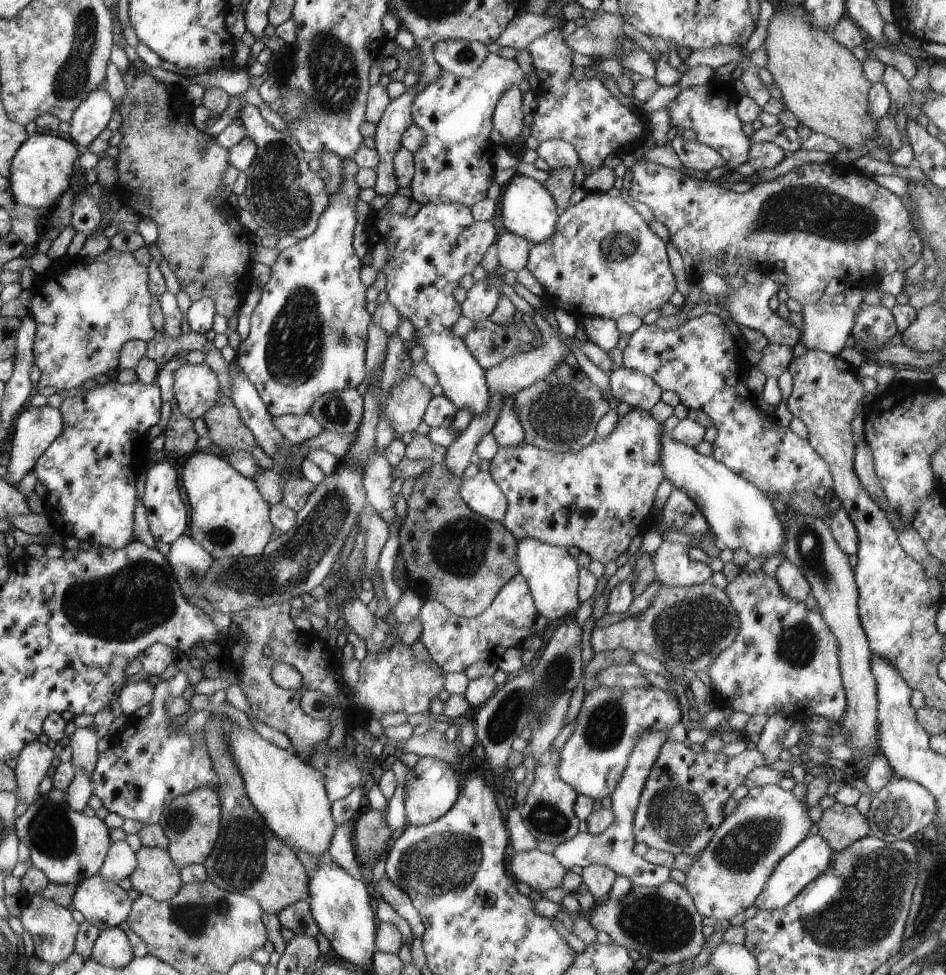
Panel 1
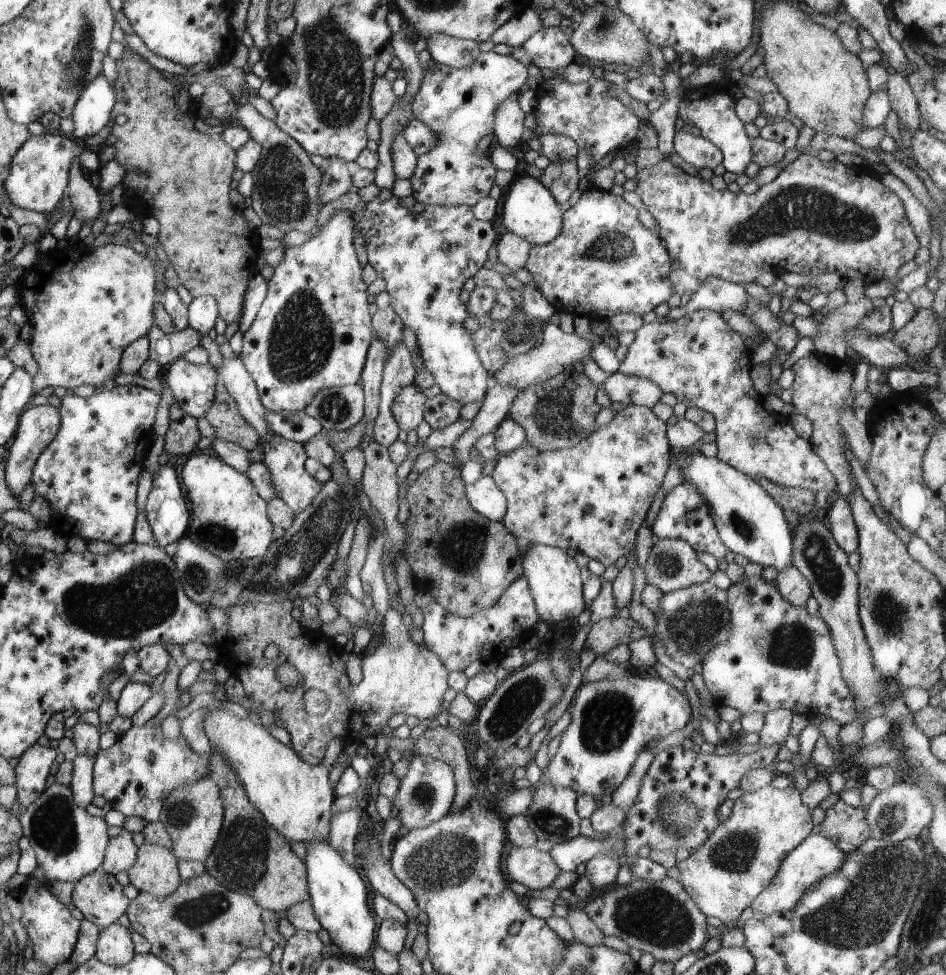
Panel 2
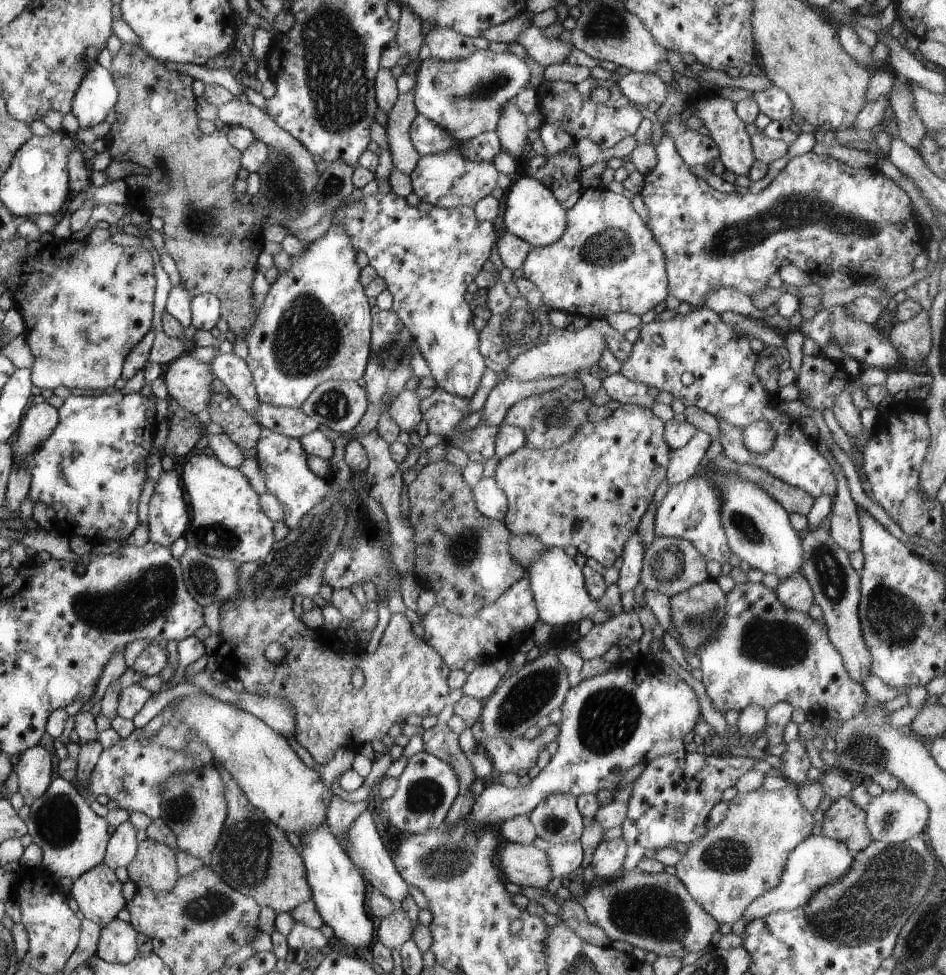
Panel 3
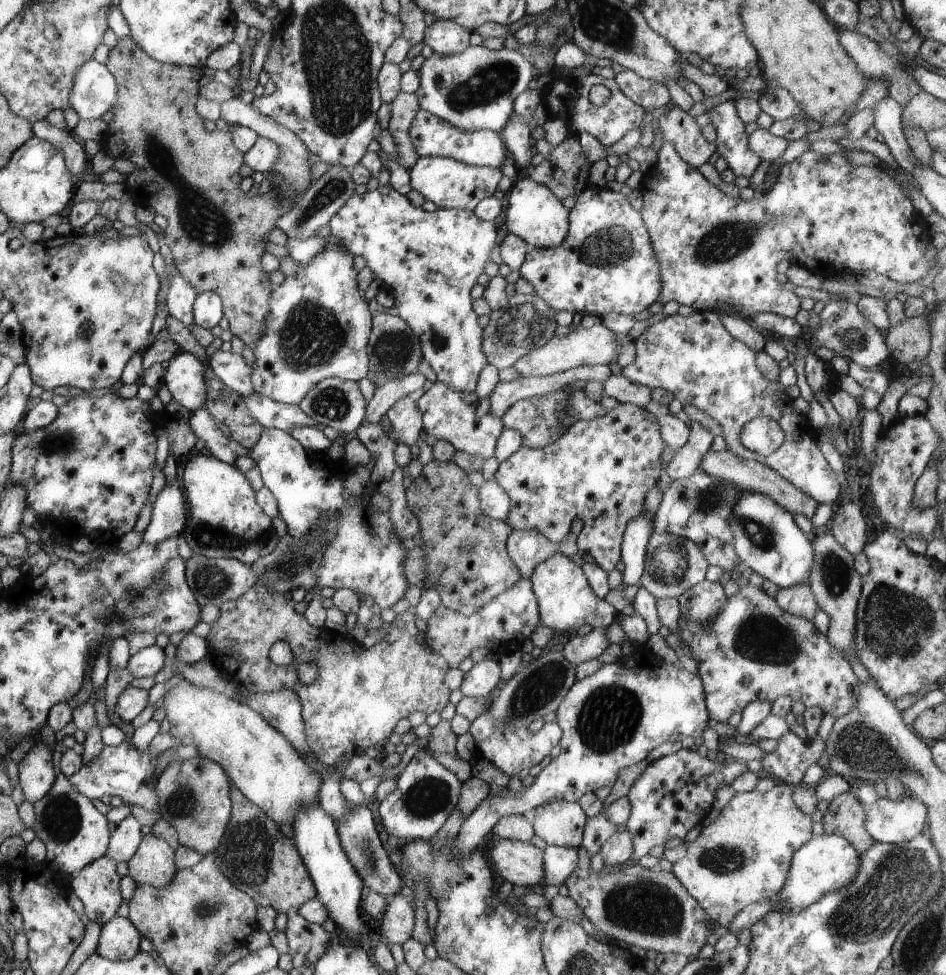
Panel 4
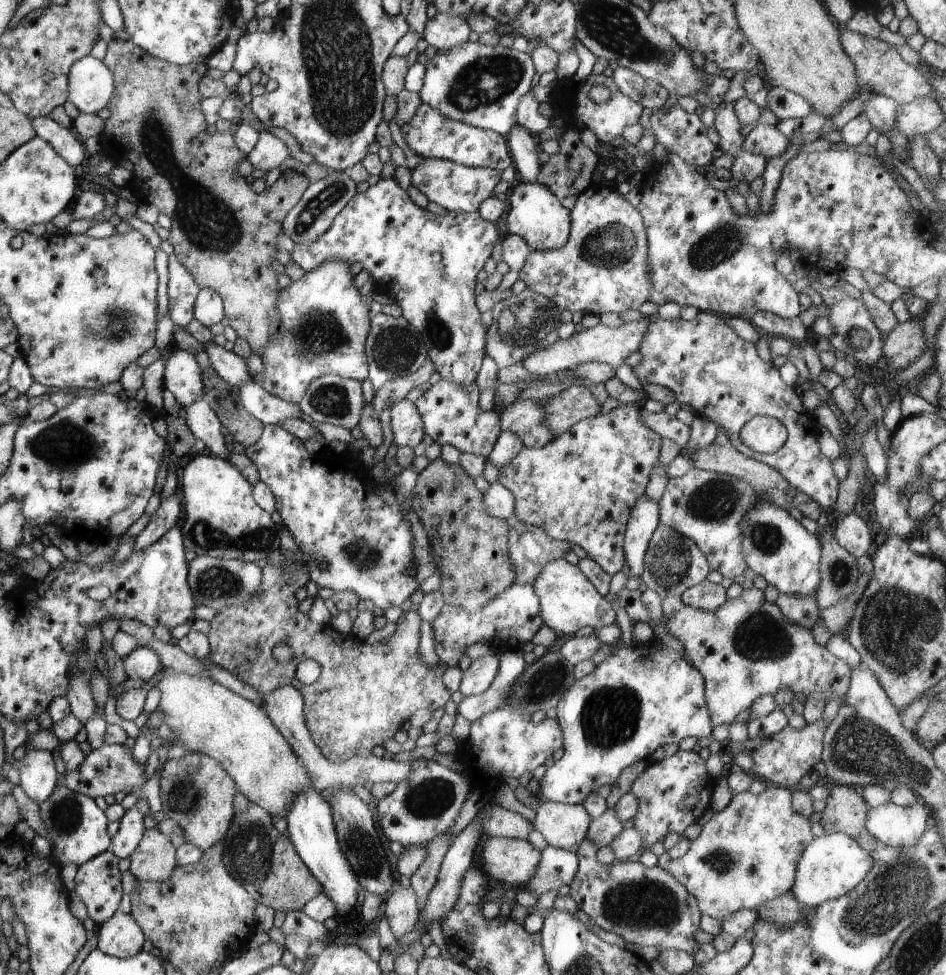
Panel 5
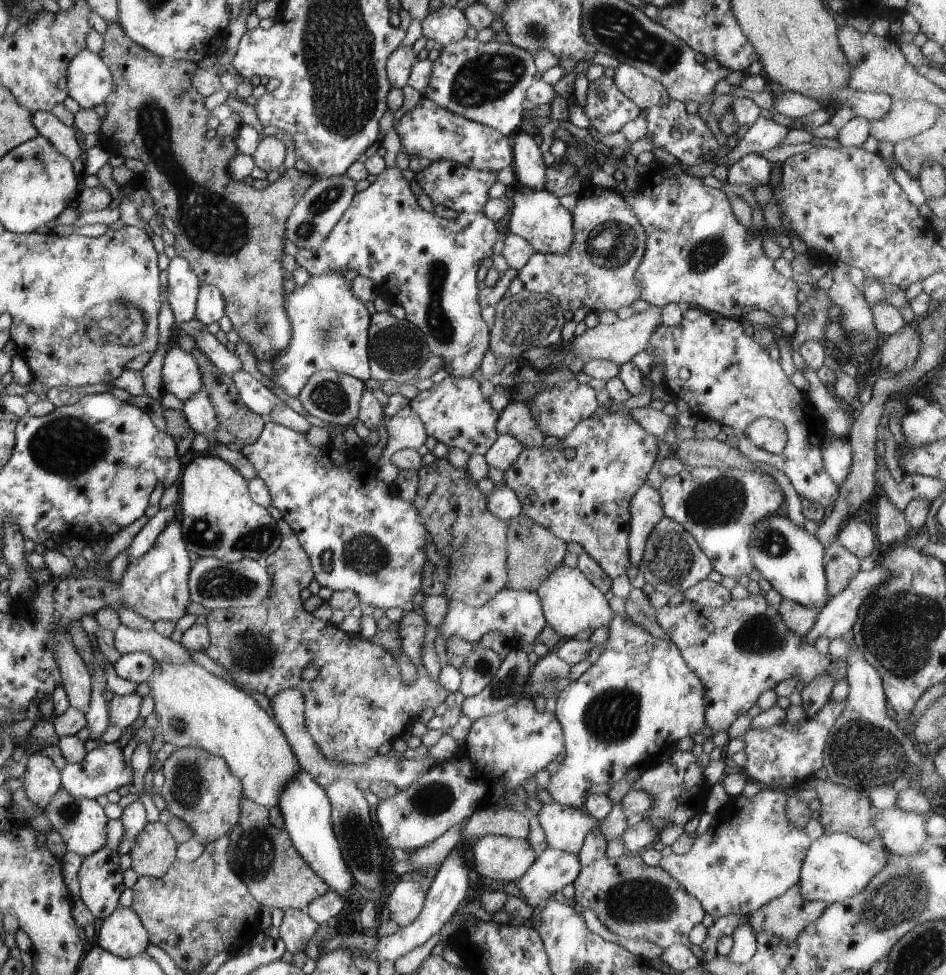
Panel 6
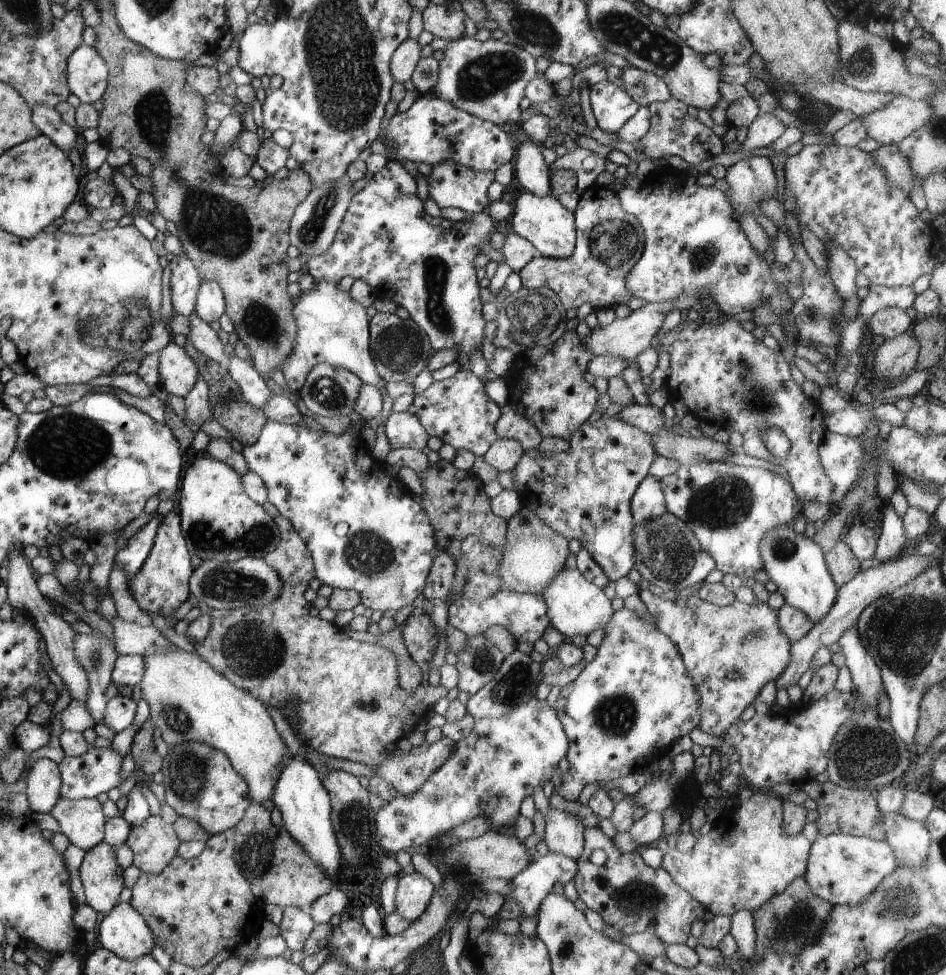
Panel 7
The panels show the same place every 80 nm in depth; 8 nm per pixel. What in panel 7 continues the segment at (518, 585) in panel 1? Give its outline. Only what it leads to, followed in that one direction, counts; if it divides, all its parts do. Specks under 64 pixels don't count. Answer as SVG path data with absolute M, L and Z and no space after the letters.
M502 588L495 595L487 597L480 603L468 600L468 598L452 597L449 599L448 605L448 626L462 630L468 638L482 635L490 626L504 626L518 643L530 642L532 644L542 638L544 630L551 625L547 615L546 601L542 595L532 593L517 593Z

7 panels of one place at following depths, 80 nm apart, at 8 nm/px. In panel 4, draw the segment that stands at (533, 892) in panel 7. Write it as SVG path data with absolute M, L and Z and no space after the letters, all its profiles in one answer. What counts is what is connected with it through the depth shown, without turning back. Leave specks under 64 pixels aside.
M548 845L543 851L544 878L539 890L544 887L561 886L564 880L574 873L579 856L576 848L566 848L557 845Z

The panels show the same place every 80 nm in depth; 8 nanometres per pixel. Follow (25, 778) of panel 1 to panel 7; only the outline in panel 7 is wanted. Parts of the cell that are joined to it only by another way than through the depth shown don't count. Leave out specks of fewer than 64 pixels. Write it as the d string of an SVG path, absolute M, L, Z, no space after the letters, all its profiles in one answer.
M37 759L28 766L26 776L26 798L32 813L49 813L60 798L60 773L54 761Z

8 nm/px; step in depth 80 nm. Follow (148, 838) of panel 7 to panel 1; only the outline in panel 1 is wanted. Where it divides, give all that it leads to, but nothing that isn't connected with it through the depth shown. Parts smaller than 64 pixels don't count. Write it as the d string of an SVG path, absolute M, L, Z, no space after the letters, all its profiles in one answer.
M141 847L135 852L138 866L129 876L134 890L156 902L170 901L183 888L180 868L166 849Z

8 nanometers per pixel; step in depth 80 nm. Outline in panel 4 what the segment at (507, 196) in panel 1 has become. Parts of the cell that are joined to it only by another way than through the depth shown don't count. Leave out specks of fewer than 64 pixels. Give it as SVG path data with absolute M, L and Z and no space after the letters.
M522 176L512 186L506 202L508 202L508 206L506 206L504 214L506 214L508 233L514 234L517 238L524 240L528 246L538 249L560 246L564 242L564 238L566 238L569 230L569 211L564 208L562 202L546 186Z

